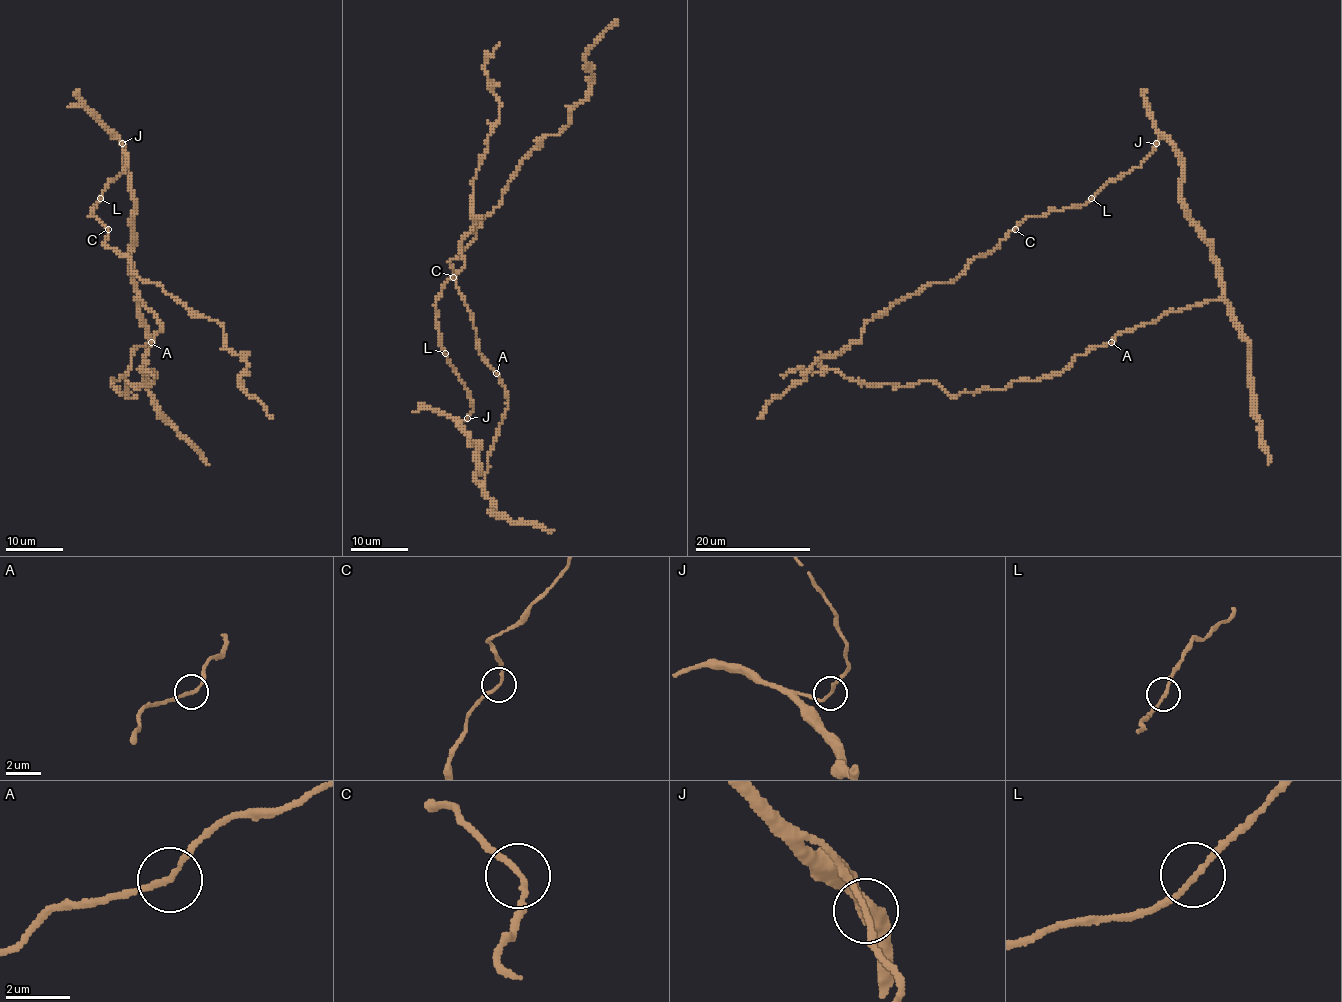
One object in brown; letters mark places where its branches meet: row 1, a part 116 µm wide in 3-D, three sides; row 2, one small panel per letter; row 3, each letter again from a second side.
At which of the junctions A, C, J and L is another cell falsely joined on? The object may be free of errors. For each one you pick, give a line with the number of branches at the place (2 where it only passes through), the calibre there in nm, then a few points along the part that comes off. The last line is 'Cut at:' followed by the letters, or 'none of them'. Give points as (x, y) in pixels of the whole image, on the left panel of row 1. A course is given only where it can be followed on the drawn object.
Cut at: none of them

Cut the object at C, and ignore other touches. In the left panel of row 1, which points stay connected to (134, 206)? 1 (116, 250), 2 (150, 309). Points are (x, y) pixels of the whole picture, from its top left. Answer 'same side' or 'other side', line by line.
1: other side
2: same side

